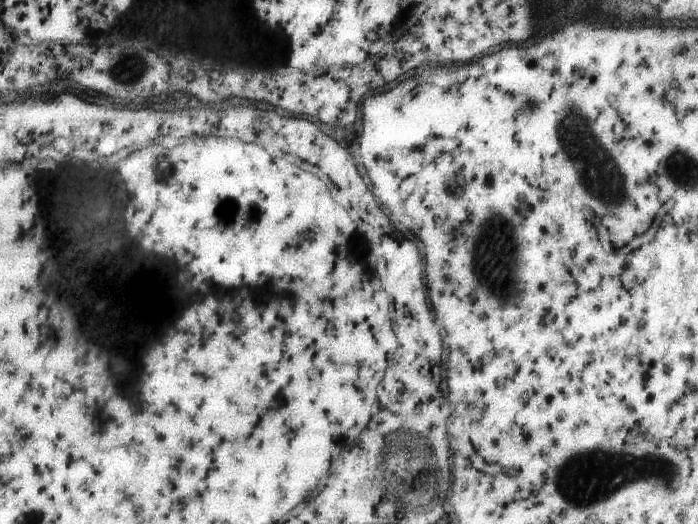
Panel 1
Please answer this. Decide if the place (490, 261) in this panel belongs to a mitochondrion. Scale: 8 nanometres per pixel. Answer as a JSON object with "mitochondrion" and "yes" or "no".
{"mitochondrion":"yes"}

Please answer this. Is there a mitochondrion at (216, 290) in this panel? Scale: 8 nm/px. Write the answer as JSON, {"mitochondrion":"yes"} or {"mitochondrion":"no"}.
{"mitochondrion":"no"}

